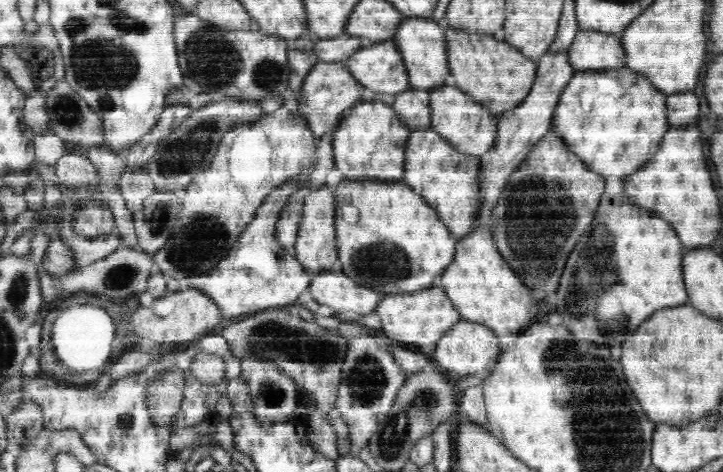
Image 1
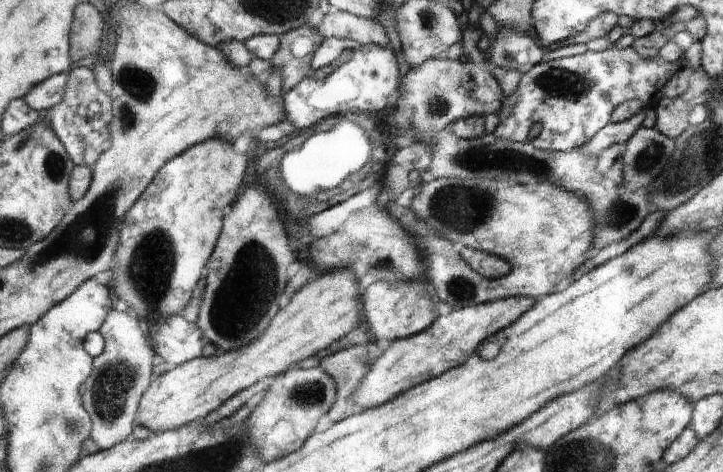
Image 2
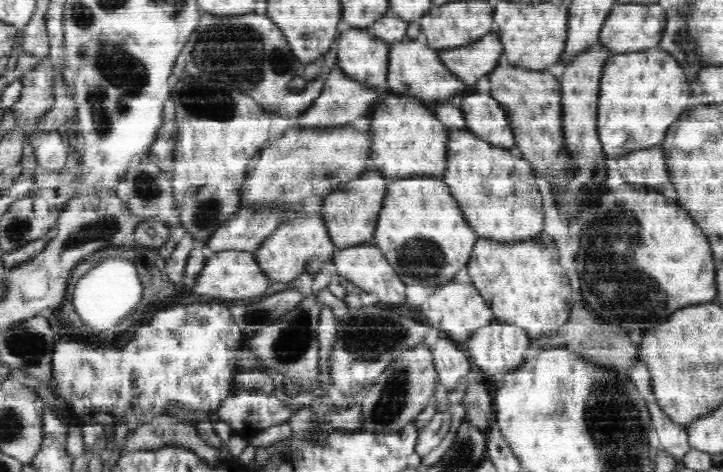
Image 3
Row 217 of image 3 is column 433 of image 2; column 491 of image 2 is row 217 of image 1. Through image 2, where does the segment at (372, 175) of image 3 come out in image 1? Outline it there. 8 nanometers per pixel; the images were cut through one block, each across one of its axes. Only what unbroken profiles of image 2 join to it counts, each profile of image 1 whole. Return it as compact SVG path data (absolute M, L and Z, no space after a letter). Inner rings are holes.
M324 185L312 189L305 200L303 214L298 230L293 254L301 261L302 266L311 275L329 271L338 259L337 247L337 200L336 191L332 186Z

